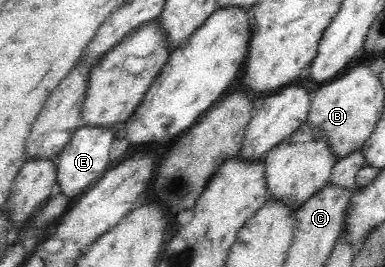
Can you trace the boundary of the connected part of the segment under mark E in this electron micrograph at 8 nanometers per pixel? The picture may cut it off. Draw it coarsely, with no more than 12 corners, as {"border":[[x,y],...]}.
{"border":[[82,126],[56,158],[56,187],[78,198],[109,169],[116,128]]}

